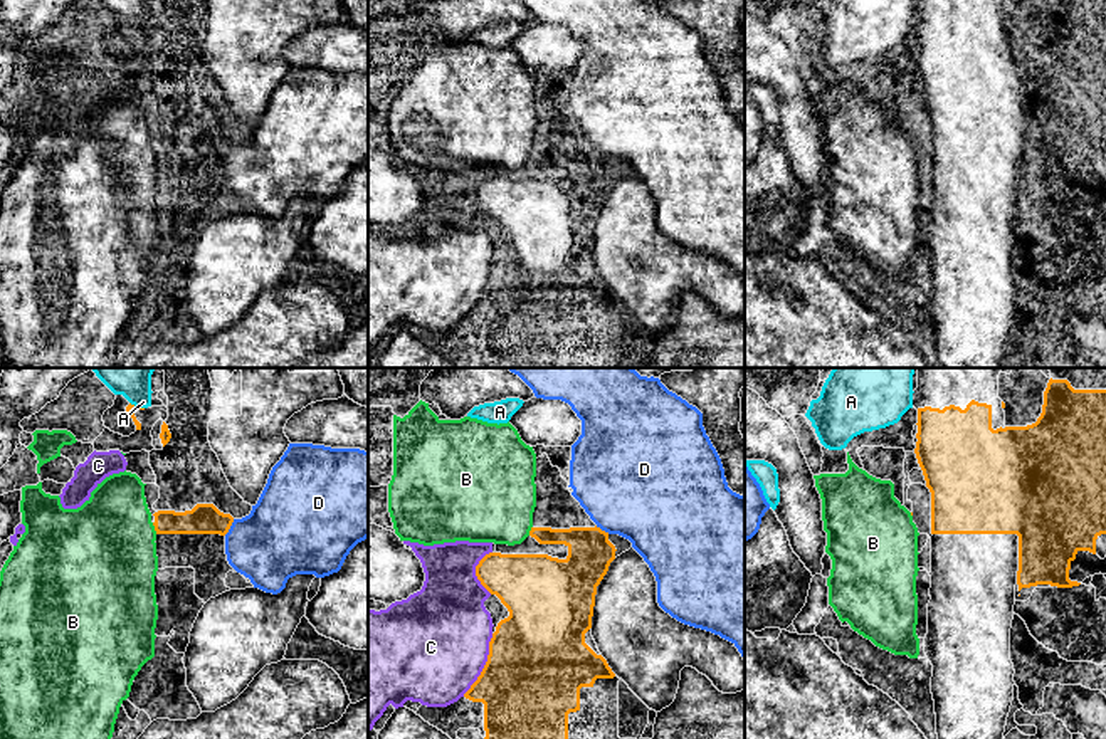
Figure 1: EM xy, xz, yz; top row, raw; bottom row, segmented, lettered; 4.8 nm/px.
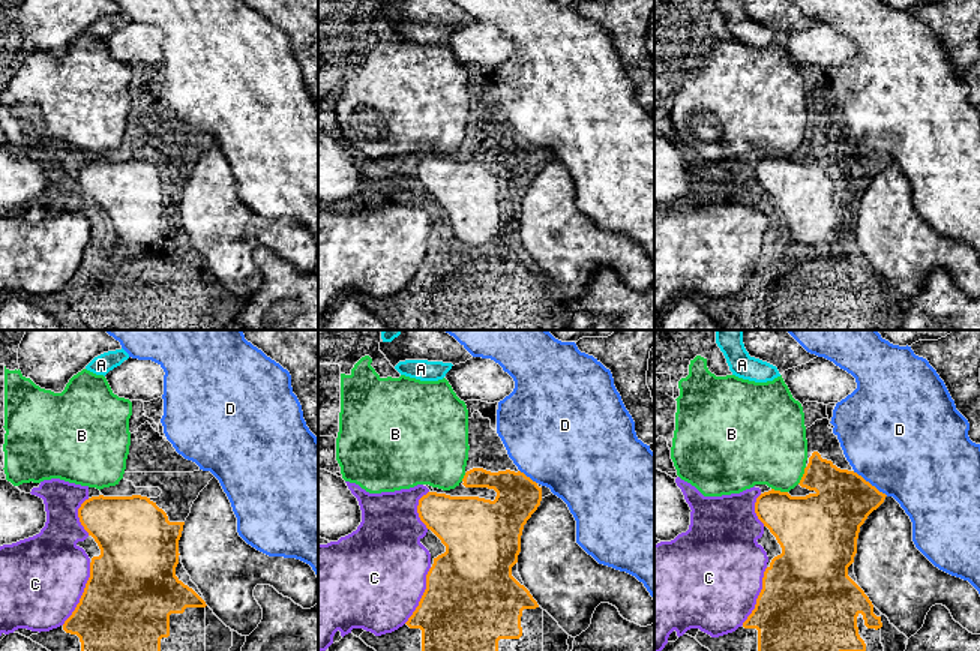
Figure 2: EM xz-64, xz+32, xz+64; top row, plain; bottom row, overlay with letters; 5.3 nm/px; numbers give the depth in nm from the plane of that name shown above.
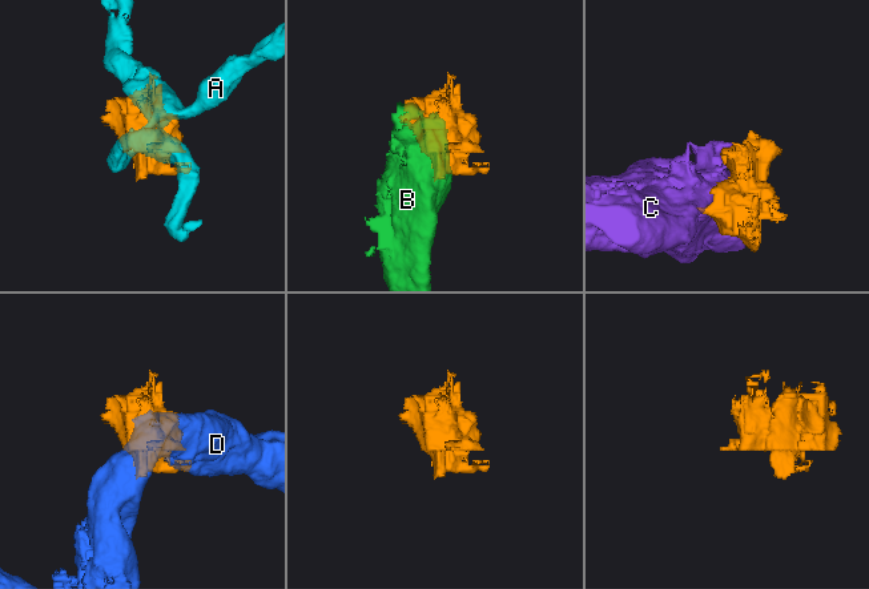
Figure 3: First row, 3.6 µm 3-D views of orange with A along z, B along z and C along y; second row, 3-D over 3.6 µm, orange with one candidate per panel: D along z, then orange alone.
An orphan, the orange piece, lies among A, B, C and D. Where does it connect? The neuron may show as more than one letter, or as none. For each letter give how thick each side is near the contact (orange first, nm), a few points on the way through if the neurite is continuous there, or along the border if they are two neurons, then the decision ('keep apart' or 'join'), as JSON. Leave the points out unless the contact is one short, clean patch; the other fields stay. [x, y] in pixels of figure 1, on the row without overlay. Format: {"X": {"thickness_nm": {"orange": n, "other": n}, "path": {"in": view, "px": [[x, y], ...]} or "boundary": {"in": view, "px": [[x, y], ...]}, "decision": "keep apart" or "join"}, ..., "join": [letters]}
{"A": {"thickness_nm": {"orange": 30, "other": 140}, "boundary": {"in": "xy", "px": [[130, 26], [143, 32]]}, "decision": "keep apart"}, "B": {"thickness_nm": {"orange": 140, "other": 460}, "boundary": {"in": "xy", "px": [[152, 146], [157, 157]]}, "decision": "keep apart"}, "C": {"thickness_nm": {"orange": 480, "other": 500}, "decision": "keep apart"}, "D": {"thickness_nm": {"orange": 140, "other": 380}, "boundary": {"in": "xy", "px": [[234, 143], [224, 158]]}, "decision": "keep apart"}, "join": []}

